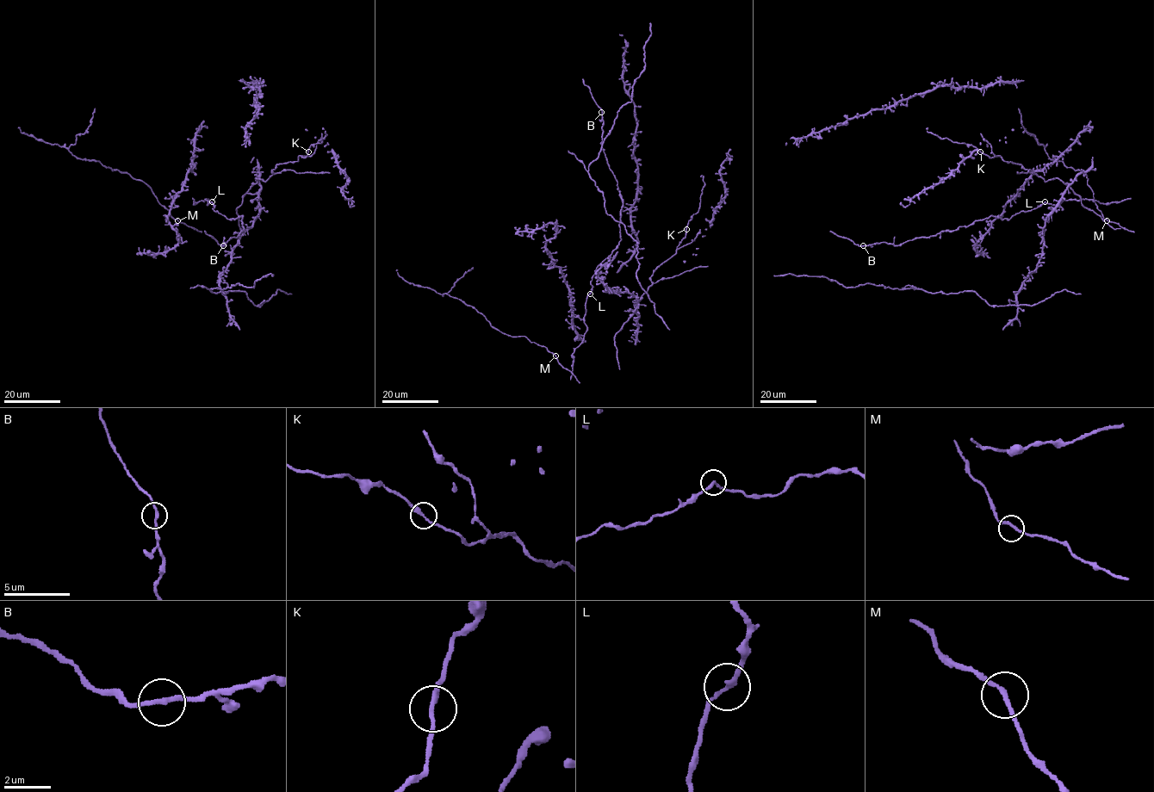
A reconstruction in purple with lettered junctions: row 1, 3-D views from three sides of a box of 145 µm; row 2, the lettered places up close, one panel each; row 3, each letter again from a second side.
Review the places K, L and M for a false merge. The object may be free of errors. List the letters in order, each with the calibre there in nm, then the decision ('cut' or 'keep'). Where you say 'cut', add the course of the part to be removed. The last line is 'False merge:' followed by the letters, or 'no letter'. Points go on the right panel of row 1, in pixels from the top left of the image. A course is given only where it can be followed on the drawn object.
K: 220 nm thick; keep
L: 200 nm thick; keep
M: 200 nm thick; keep
False merge: no letter

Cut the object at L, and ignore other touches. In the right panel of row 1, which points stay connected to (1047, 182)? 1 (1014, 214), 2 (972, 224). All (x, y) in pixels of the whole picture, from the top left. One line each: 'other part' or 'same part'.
1: other part
2: other part

